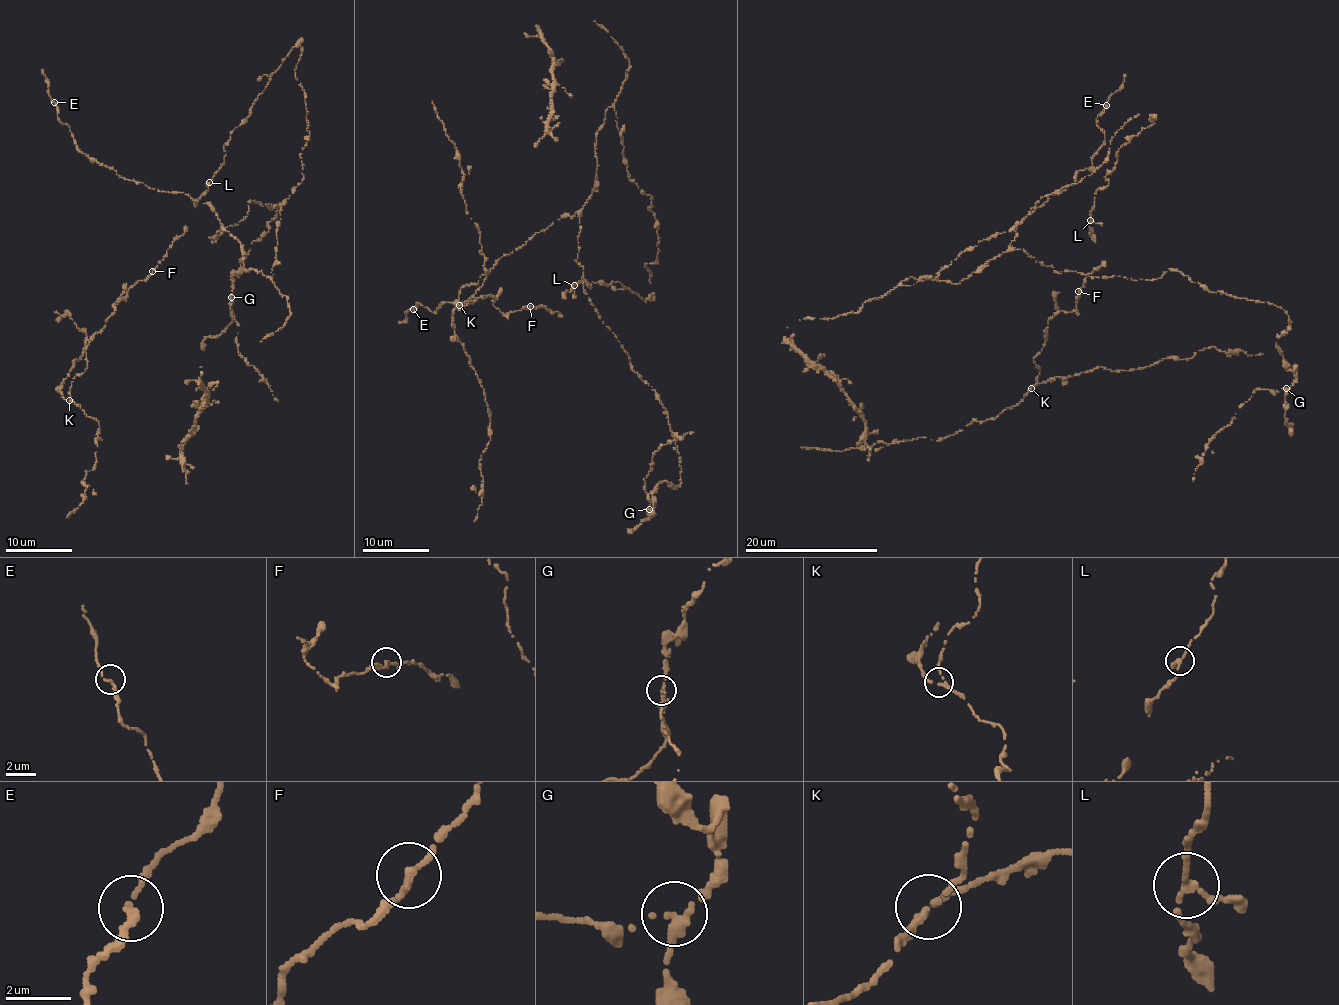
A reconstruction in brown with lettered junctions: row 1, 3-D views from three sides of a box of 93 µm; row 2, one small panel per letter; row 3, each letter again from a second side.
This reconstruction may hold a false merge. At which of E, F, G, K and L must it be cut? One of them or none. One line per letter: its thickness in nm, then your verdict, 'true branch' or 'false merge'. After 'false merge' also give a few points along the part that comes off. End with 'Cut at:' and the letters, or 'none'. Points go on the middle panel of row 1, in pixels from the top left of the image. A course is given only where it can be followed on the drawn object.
E: 240 nm thick; true branch
F: 240 nm thick; true branch
G: 220 nm thick; false merge; foreign part runs (648, 509), (650, 501), (645, 481), (652, 467), (653, 454), (679, 437), (693, 432)
K: 200 nm thick; true branch
L: 190 nm thick; true branch
Cut at: G

